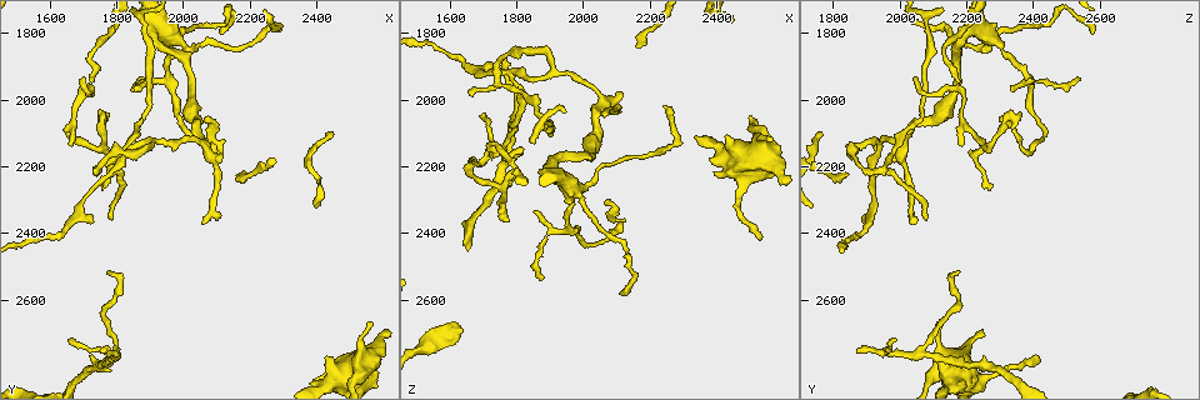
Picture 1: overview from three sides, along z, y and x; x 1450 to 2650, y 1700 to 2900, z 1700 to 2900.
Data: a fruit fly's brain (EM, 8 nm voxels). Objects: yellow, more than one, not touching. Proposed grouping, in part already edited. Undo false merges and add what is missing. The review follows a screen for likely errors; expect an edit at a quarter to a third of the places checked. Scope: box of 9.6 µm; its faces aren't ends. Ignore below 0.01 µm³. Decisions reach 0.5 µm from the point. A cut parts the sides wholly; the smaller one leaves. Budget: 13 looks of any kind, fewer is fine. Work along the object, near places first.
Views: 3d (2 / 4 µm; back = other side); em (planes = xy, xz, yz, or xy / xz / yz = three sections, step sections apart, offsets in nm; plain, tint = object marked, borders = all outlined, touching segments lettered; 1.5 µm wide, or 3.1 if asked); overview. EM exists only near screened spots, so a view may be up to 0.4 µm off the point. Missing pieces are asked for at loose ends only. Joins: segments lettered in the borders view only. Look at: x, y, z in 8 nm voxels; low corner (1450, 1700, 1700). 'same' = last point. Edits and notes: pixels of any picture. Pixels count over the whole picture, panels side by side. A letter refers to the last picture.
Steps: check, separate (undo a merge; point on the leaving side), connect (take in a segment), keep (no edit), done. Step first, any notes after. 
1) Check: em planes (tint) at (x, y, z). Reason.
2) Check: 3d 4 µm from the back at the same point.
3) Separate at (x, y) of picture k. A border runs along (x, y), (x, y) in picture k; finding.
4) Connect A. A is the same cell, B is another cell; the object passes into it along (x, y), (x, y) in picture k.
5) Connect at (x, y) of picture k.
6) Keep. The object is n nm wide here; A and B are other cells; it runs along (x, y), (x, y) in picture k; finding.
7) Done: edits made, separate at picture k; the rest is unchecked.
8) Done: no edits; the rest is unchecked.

Check: em planes (borders) at (1970, 1800, 2270). Looks like a crossing.

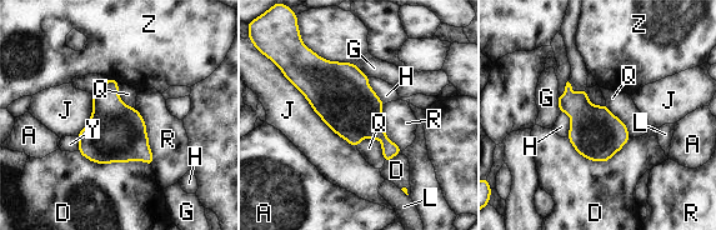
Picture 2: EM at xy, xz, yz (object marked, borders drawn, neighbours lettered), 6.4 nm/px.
Keep. The longest contact is with J, 650 nm; A, D, G, H, J, L, Q, R, Y and Z are other cells; a border runs along (359, 141), (377, 139), (384, 161) in picture 2; continuous, no second cell.

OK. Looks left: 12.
Check: 3d 4 µm at (2160, 2230, 1840). An open end.

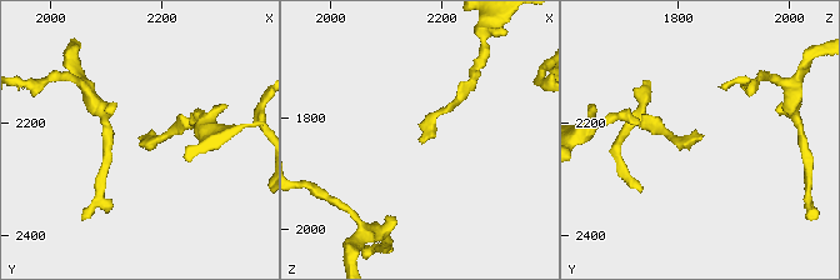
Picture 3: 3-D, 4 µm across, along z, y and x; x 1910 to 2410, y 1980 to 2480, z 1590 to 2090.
Check: em planes (borders) at (2155, 2225, 1840).

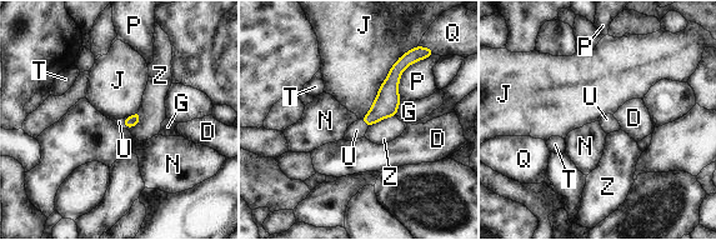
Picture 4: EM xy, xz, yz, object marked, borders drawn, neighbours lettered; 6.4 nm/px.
Connect U. U is the same cell, D, G, J, N, P, Q, T and Z are other cells; it goes on there.

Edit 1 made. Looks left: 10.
Check: em planes (borders) at (1760, 2270, 2260). Tapers out.

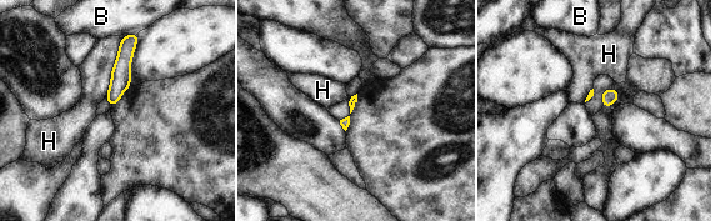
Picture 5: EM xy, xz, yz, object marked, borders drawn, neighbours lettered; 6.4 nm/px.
Keep. B and H are other cells; it runs along (128, 40), (121, 79), (111, 101) in picture 5; no lettered segment goes on from it.

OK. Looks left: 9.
Check: em planes (borders) at (2110, 1800, 2580).

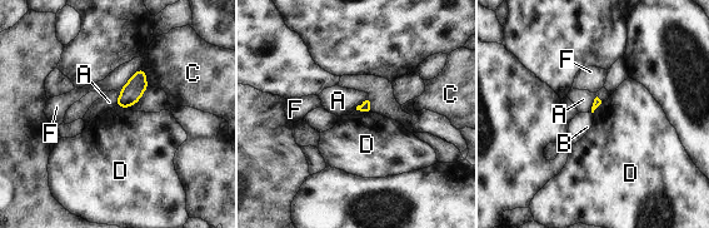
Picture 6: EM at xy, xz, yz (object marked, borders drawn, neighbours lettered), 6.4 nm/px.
Keep. A, B, C, D and F are other cells; a border runs along (120, 90), (115, 105) in picture 6; no lettered segment goes on from it.

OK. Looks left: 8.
Check: 3d 2 µm at (1710, 1870, 2140). Abrupt turn.

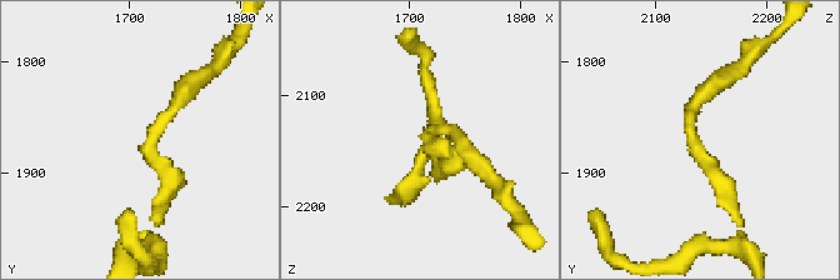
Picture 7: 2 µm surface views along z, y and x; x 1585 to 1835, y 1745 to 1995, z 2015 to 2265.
Check: em planes (tint) at (1718, 1872, 2136).

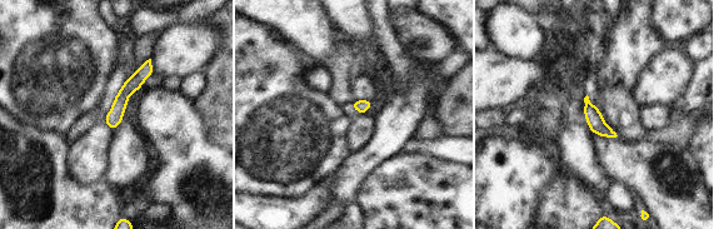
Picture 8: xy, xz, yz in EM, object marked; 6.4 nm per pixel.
Check: em planes (borders) at the same point.

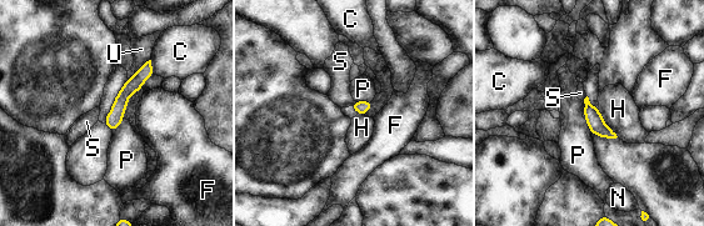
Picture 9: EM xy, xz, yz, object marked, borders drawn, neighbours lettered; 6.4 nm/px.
Keep. The longest contact is with H, 240 nm; C, F, H, N, P, S and U are other cells; continuous, no second cell.

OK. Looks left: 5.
Done: edits made, connect at picture 4; the rest is unchecked.

